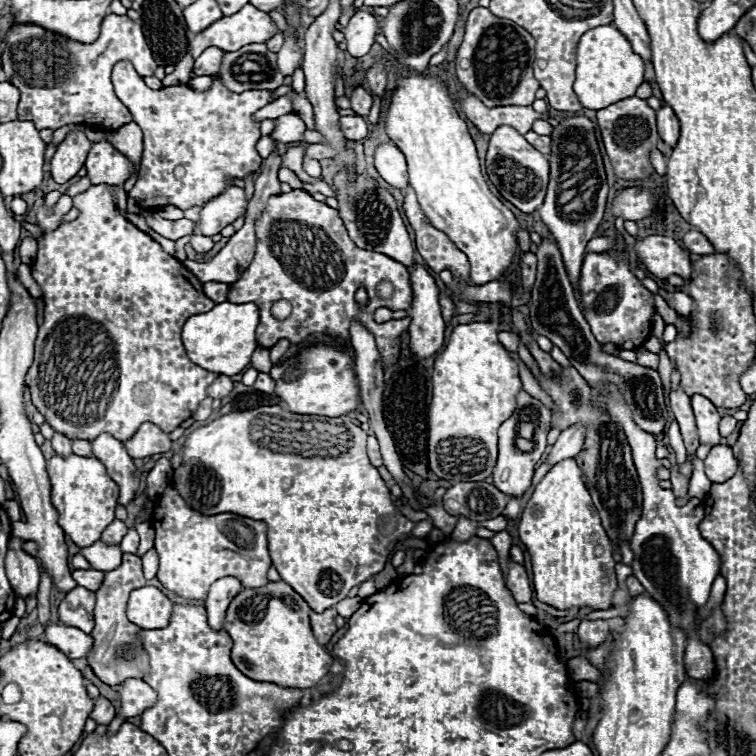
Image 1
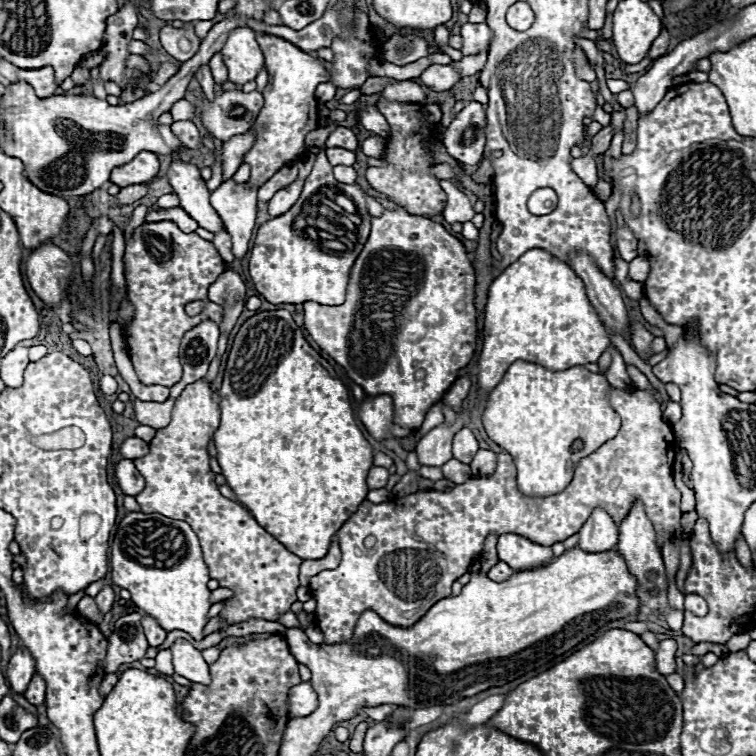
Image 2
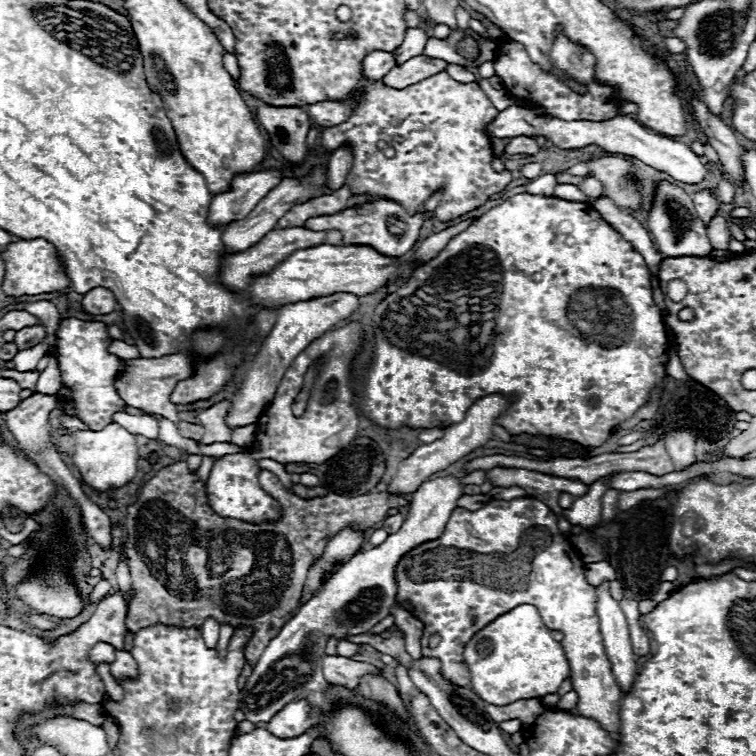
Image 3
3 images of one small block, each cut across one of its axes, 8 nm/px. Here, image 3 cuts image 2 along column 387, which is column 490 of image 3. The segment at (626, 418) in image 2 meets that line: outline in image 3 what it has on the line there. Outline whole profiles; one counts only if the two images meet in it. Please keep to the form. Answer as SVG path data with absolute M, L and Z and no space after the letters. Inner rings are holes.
M528 496L528 498L514 498L510 502L494 500L474 512L466 508L456 508L450 514L450 520L446 522L444 534L440 538L432 542L424 542L416 546L416 550L404 554L400 566L396 566L396 588L398 588L396 602L424 624L420 644L428 648L428 638L432 634L440 636L440 644L432 648L432 652L422 652L422 656L440 658L442 662L440 672L444 674L444 678L448 678L454 686L464 686L464 688L470 688L470 674L468 674L468 666L464 664L464 646L472 638L472 634L476 634L476 630L484 628L496 616L512 610L518 604L528 602L536 606L540 610L540 618L544 626L548 626L550 630L564 632L560 643L570 662L572 690L578 694L578 704L576 704L578 712L586 718L596 720L608 734L618 734L622 694L616 682L612 682L614 676L604 652L598 614L596 614L596 590L586 584L584 562L580 554L564 538L564 534L558 528L558 518L544 502ZM490 572L492 572L492 586L488 586L488 582L482 580L486 578L486 574L490 578ZM496 586L514 586L514 590L500 590Z

